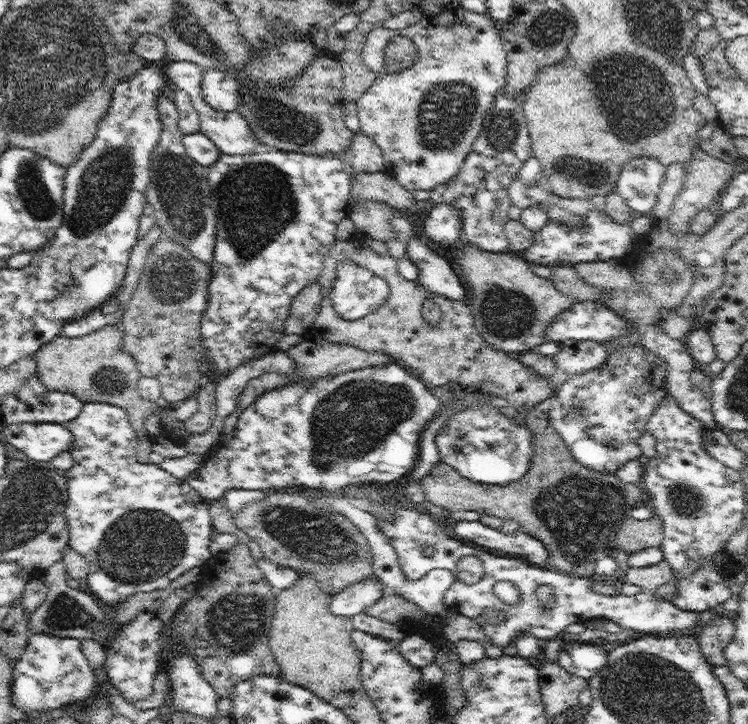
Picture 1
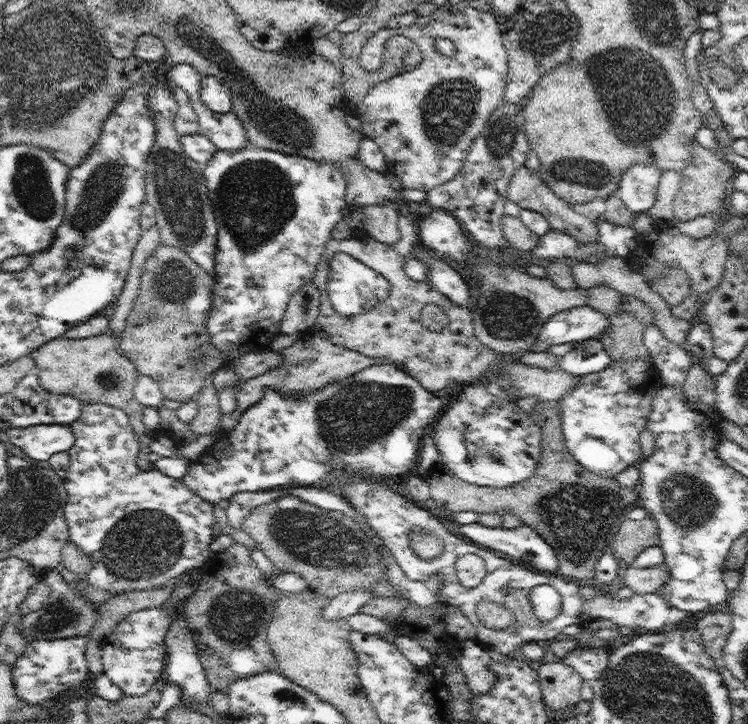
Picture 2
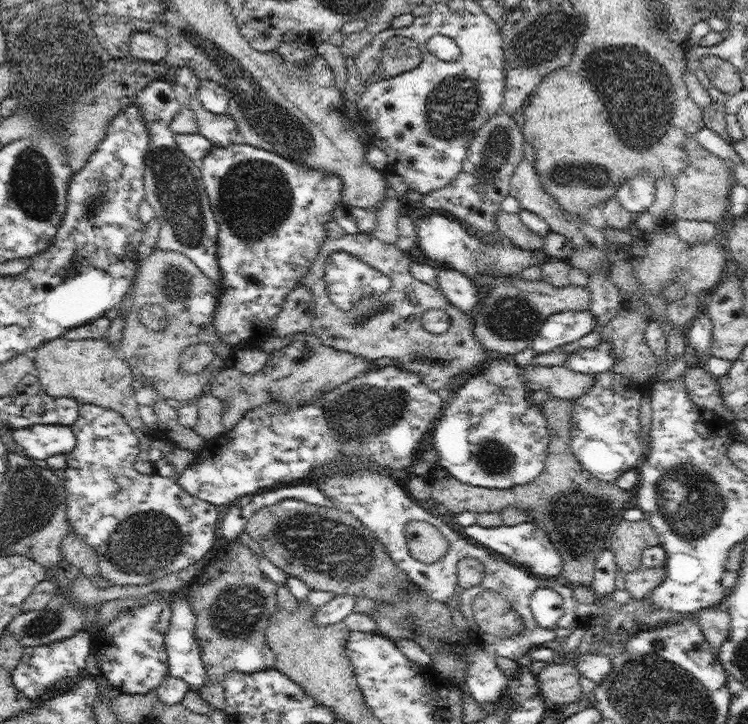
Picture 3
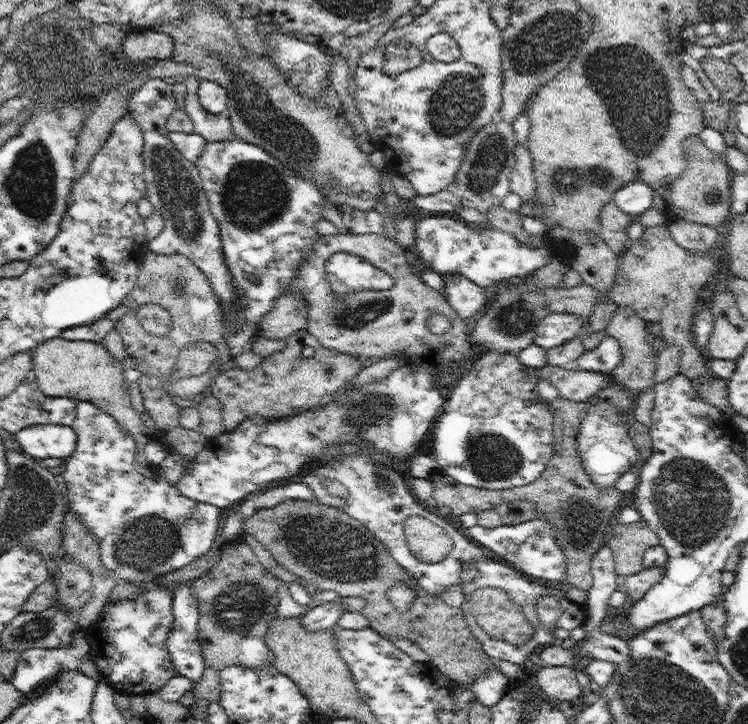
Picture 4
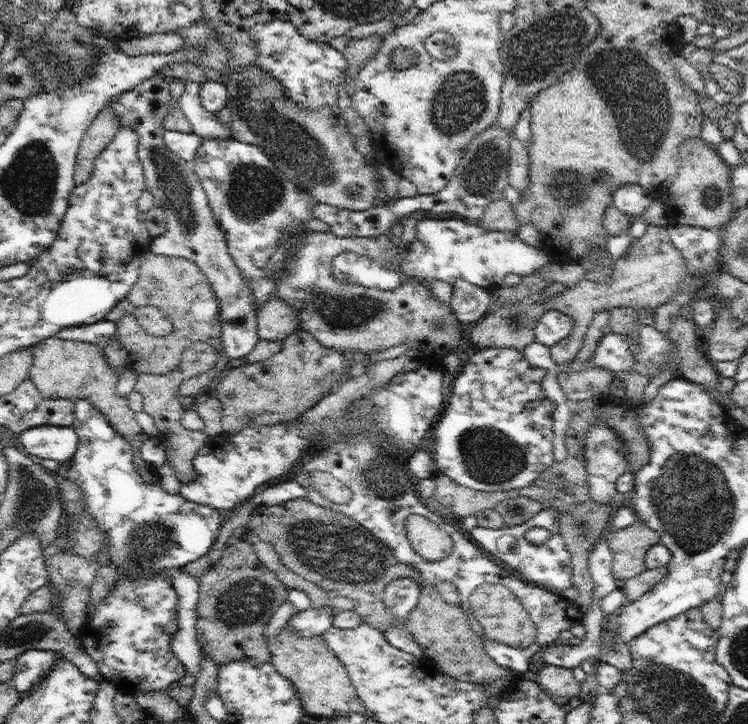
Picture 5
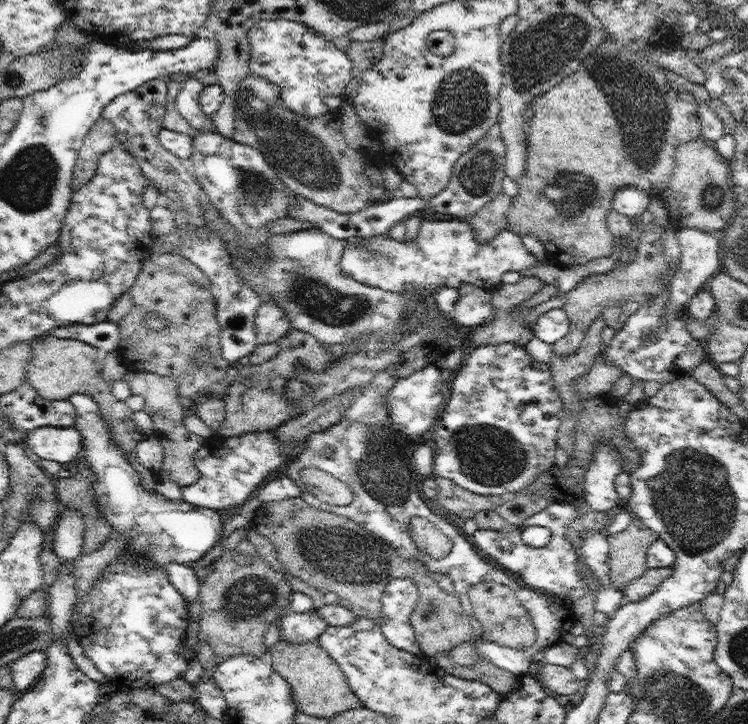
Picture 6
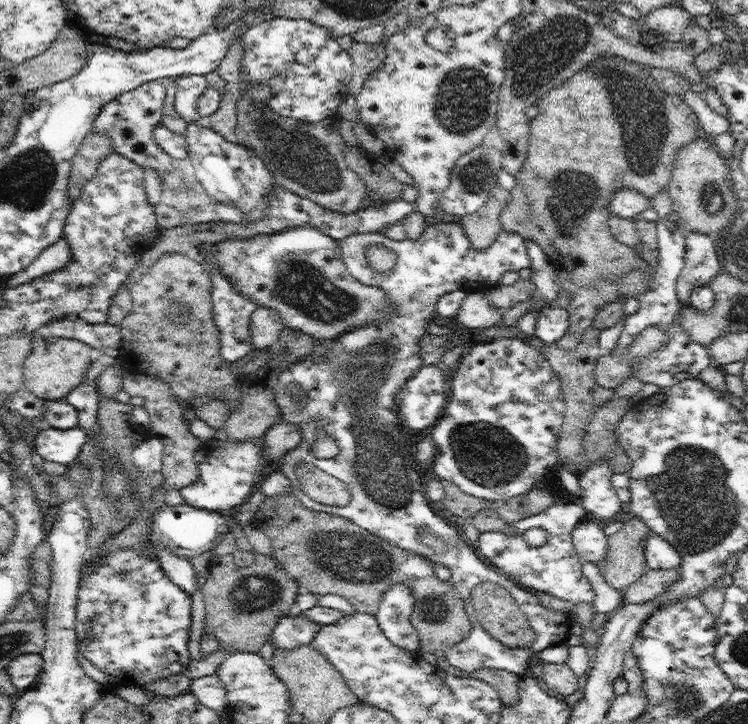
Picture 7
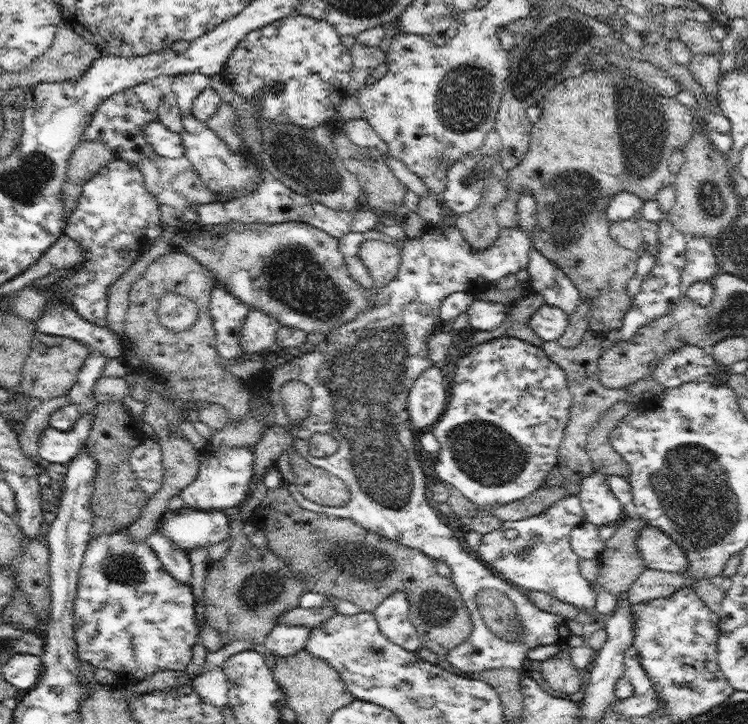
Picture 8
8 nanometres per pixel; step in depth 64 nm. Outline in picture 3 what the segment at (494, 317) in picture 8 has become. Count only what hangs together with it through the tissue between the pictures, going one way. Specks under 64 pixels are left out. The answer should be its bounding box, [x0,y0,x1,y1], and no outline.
[434,264,481,314]

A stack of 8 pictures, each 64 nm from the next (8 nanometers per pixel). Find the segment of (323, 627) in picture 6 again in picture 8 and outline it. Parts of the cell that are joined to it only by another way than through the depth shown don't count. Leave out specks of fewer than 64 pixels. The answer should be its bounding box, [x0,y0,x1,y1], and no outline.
[261,623,313,658]

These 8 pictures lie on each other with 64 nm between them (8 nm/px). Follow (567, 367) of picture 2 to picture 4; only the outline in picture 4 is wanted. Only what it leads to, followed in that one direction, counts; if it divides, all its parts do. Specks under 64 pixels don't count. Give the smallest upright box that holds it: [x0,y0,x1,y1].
[578,336,620,374]

